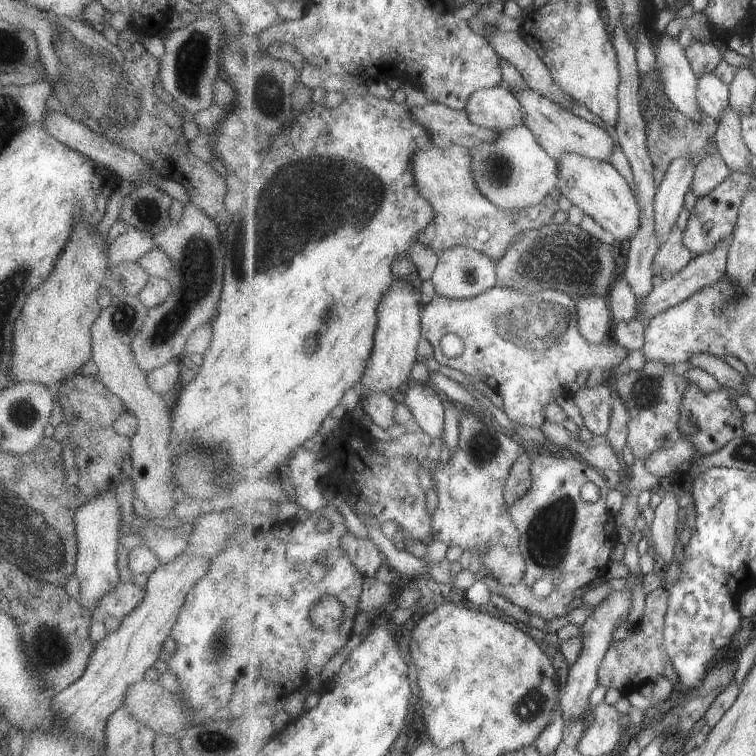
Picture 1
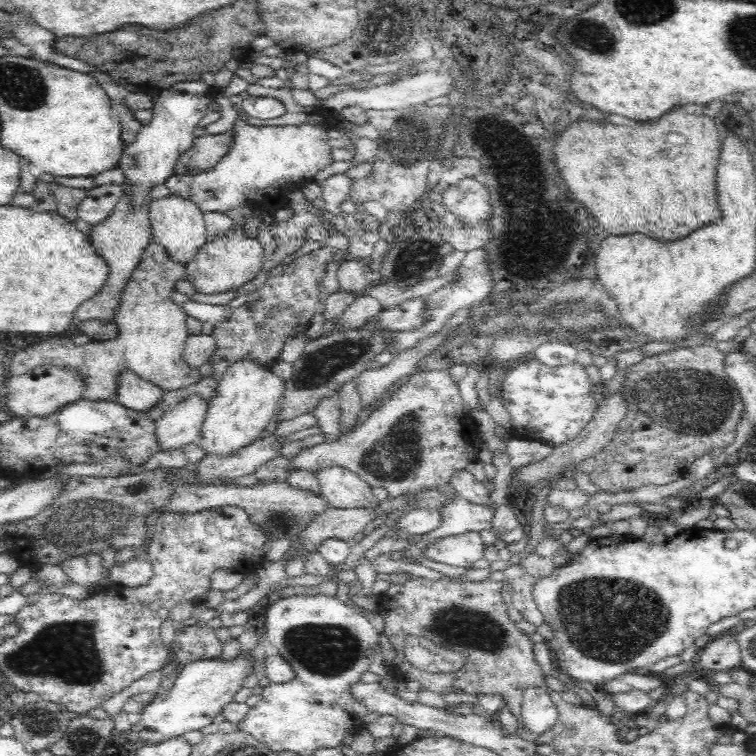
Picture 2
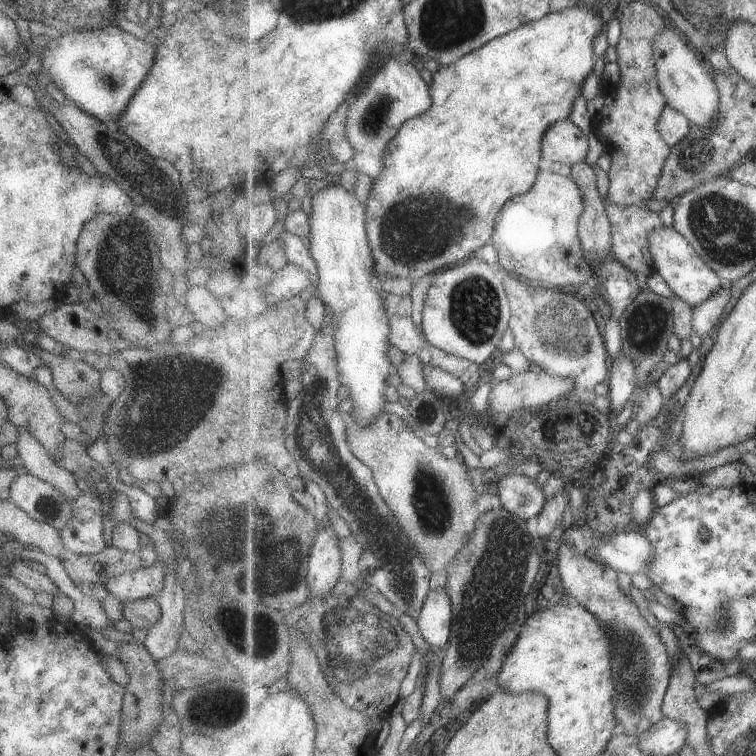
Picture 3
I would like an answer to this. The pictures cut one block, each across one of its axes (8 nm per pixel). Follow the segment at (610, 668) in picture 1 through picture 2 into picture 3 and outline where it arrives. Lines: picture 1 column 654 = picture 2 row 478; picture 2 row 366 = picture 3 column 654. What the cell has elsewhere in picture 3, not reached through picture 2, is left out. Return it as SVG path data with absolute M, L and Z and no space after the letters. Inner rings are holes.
M560 542L559 574L572 604L588 608L606 629L612 650L611 682L615 682L615 714L620 731L628 735L643 734L665 718L661 704L672 677L667 648L637 605L620 585L620 571L579 555L572 545Z

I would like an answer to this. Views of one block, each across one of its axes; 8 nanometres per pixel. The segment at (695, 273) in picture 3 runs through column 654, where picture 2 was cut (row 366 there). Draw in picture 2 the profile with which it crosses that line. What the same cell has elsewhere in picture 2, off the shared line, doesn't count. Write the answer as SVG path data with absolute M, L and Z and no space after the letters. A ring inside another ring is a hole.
M250 360L230 366L218 382L201 424L197 445L204 450L205 456L232 456L262 436L264 428L278 412L278 403L283 398L283 384L284 381L272 373L270 367L256 366Z

